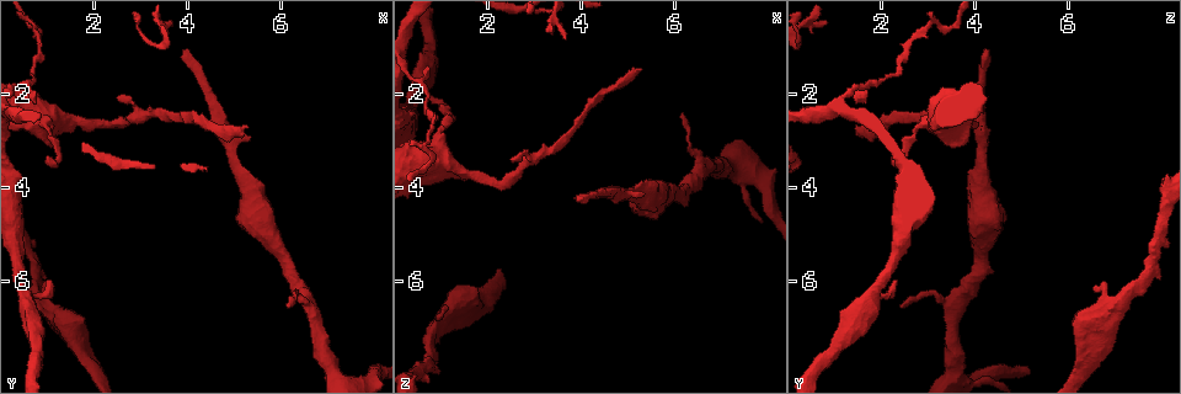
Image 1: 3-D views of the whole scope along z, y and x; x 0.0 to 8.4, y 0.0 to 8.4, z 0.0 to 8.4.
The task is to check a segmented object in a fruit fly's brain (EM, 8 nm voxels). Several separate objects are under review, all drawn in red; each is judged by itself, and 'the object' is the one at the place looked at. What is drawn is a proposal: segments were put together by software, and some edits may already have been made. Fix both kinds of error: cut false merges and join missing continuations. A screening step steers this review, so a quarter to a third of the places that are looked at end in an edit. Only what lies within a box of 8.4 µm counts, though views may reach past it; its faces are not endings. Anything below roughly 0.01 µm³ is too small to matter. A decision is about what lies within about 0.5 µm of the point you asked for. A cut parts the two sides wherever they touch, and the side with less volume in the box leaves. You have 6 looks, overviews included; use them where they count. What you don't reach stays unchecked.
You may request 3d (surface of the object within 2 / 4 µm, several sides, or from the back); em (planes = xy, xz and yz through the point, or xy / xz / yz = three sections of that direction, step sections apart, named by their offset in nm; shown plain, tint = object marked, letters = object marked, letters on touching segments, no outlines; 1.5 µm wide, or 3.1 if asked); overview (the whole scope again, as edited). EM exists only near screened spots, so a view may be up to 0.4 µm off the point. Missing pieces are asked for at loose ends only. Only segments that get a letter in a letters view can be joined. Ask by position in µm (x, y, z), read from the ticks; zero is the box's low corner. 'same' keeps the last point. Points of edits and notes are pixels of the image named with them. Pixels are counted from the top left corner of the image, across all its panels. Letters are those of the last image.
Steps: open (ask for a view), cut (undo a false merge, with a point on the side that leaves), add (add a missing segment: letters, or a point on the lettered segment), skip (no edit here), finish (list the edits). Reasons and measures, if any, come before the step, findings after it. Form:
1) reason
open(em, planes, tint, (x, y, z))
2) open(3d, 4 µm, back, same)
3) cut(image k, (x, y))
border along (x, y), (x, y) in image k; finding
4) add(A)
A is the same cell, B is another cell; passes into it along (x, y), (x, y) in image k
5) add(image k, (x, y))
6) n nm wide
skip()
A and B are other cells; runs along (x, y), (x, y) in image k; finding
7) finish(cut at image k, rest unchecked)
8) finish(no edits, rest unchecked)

long arm stops here
open(em, planes, letters, (3.85, 1.05, 4.25))

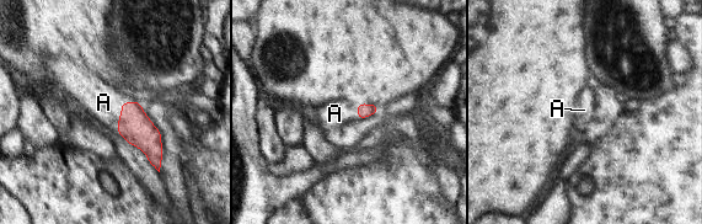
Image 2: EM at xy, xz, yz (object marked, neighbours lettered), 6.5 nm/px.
add(A)
A is the same cell; passes into it along (134, 126), (122, 110), (103, 102) in image 2; it goes on there

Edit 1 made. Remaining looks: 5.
see it whole again
open(overview)

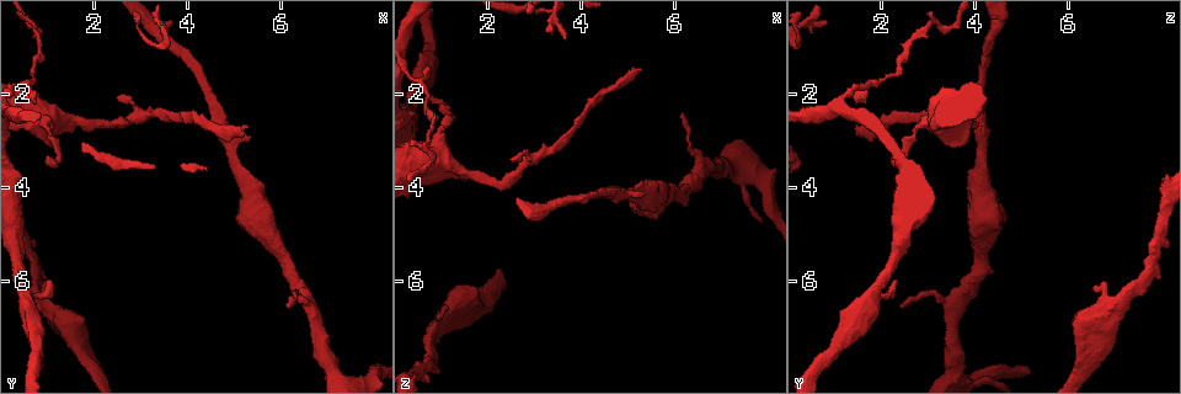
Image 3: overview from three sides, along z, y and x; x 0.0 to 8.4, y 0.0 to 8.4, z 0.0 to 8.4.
thin end
open(3d, 4 µm, back, (1.00, 3.30, 2.20))

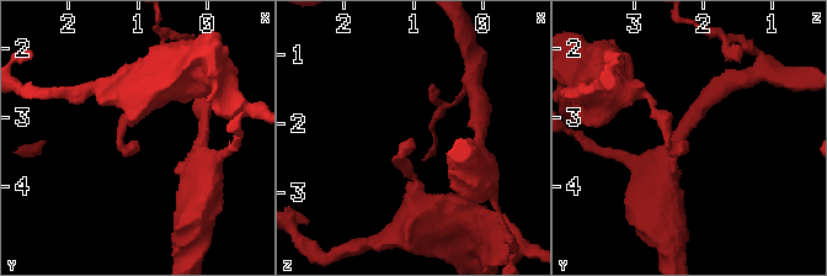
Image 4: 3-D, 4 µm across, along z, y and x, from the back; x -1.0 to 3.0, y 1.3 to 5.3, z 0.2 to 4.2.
open(em, planes, letters, (1.05, 3.35, 2.25))

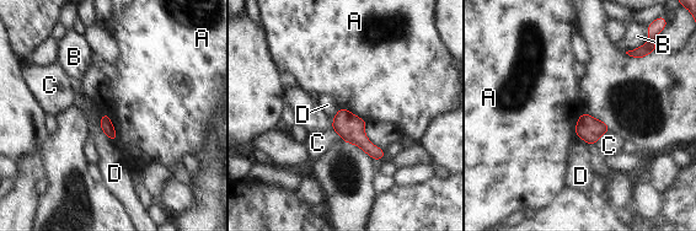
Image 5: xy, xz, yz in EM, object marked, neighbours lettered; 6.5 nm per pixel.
skip()
A, B, C and D are other cells; border along (103, 112), (112, 123), (116, 141) in image 5; no lettered segment goes on from it

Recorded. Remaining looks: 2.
finish(add at image 2, rest unchecked)

